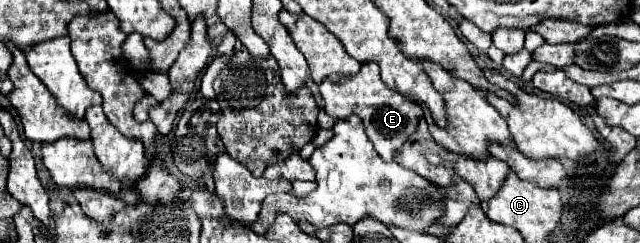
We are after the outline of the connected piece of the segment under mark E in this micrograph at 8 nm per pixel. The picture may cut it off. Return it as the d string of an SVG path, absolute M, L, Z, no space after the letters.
M363 62L359 74L353 74L351 78L343 78L343 82L331 82L323 80L319 84L321 96L325 100L325 112L331 118L345 120L351 114L357 114L363 124L369 140L373 142L375 150L389 162L393 160L393 152L403 146L403 142L409 140L409 136L417 128L419 116L423 116L423 110L417 102L411 102L409 98L403 98L403 94L391 90L379 76L379 66L375 62Z

